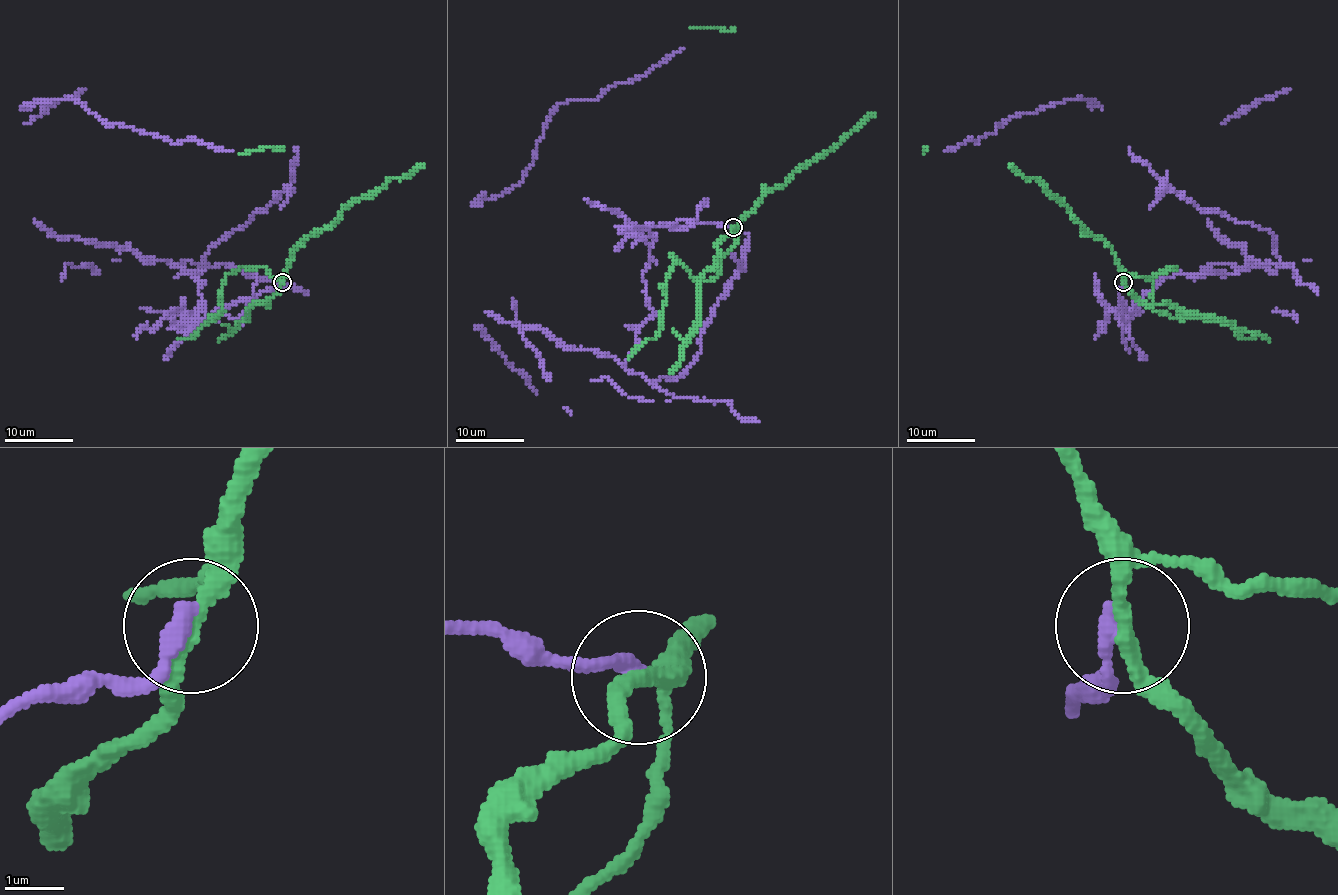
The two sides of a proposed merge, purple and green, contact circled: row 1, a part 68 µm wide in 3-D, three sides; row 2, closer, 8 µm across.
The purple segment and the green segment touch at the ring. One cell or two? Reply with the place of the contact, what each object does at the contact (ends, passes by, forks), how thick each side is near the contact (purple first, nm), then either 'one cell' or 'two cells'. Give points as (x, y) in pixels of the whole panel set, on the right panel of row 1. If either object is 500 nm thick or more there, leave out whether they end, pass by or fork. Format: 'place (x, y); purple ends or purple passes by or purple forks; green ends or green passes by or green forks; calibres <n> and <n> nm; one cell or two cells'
place (1123, 282); purple ends; green passes by; calibres 320 and 280 nm; two cells

